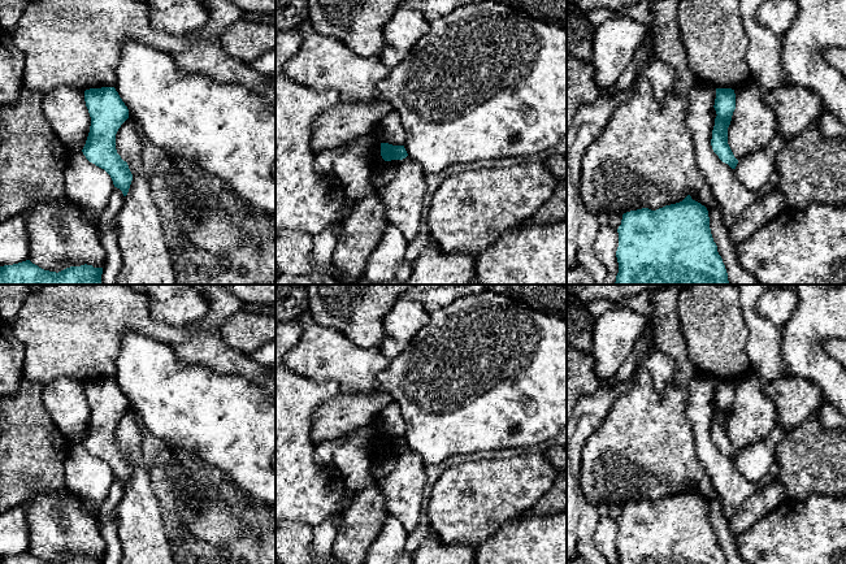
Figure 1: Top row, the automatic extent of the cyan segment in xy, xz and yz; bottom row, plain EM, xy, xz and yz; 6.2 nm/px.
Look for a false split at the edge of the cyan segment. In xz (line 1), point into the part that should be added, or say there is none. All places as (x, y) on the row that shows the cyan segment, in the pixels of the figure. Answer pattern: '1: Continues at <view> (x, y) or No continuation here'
1: No continuation here

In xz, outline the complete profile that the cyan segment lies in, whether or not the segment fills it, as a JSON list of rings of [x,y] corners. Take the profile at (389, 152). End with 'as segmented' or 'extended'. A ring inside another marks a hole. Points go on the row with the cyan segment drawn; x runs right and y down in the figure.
[[[381,143],[381,156],[385,161],[403,160],[408,156],[404,146],[392,146],[389,143]]]; as segmented

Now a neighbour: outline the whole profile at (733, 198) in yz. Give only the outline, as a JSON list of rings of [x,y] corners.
[[[698,81],[686,97],[686,125],[694,139],[697,166],[721,209],[724,224],[732,227],[760,192],[746,188],[734,169],[723,162],[712,149],[716,87],[710,82]]]

